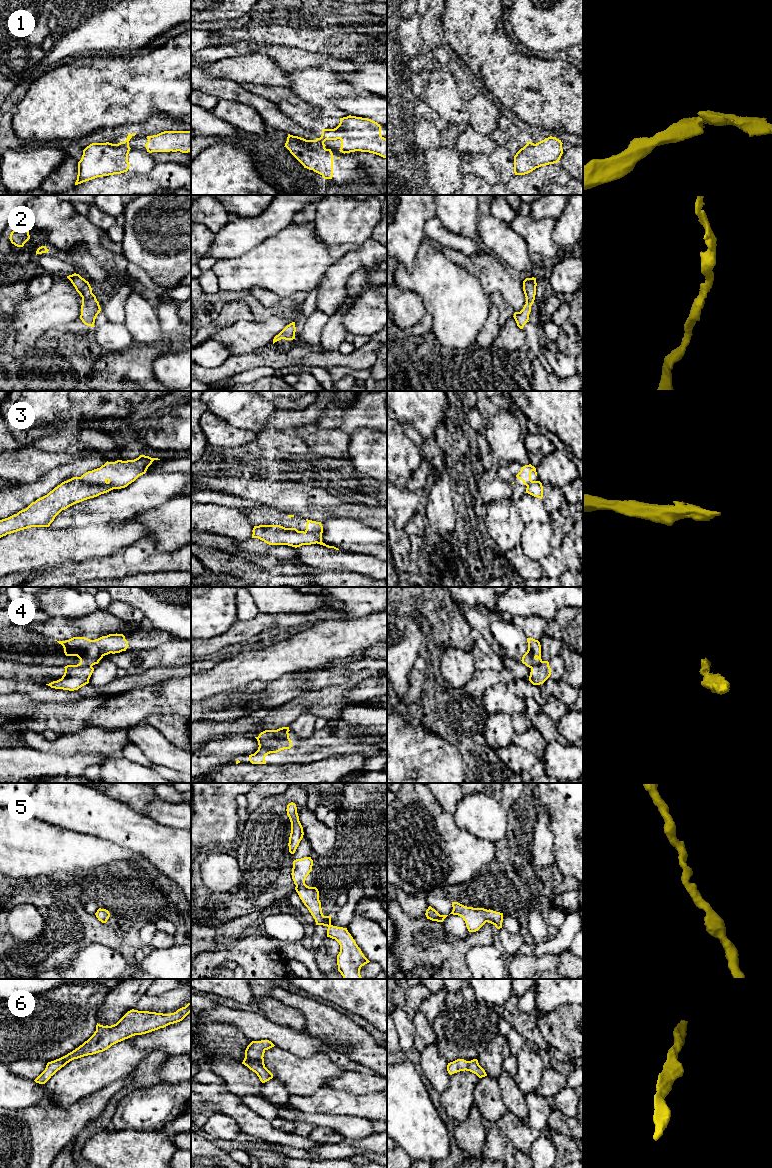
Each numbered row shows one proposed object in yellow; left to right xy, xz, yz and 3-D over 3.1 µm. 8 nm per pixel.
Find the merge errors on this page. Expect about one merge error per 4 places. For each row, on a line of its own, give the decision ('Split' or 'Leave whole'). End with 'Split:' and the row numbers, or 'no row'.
1: Split
2: Leave whole
3: Split
4: Split
5: Leave whole
6: Leave whole
Split: 1, 3, 4

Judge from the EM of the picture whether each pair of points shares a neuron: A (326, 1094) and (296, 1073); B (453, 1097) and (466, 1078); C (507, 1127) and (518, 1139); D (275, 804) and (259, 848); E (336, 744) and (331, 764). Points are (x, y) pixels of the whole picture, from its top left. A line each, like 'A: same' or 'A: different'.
A: different
B: same
C: same
D: same
E: different

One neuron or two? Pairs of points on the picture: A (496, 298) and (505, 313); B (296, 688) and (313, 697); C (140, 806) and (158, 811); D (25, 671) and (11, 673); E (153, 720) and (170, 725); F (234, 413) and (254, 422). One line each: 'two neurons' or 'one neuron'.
A: one neuron
B: two neurons
C: two neurons
D: one neuron
E: one neuron
F: one neuron

